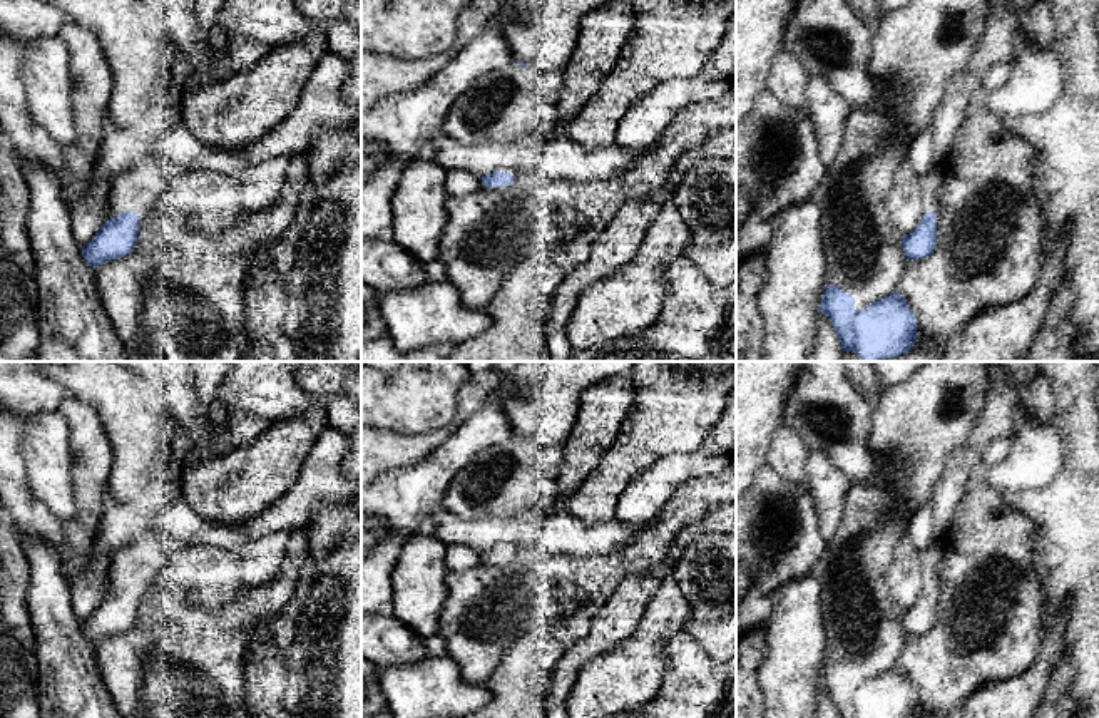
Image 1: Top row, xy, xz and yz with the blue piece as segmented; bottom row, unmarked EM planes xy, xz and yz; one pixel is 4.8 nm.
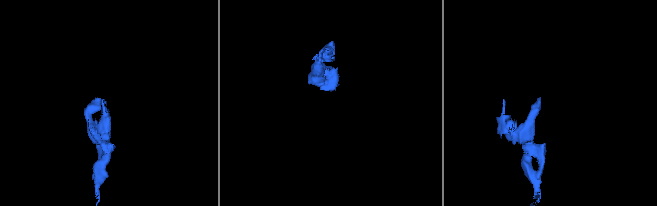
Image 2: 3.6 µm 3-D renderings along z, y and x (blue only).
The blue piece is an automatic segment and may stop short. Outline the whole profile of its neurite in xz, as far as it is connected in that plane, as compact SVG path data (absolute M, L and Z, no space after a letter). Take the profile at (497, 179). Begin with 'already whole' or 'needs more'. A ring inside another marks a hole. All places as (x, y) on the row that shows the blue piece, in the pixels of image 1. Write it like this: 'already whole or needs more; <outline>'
needs more; M498 169L490 176L482 177L483 189L488 191L503 191L514 186L519 179L519 172L514 169Z

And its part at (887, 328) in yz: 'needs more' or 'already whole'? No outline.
already whole

